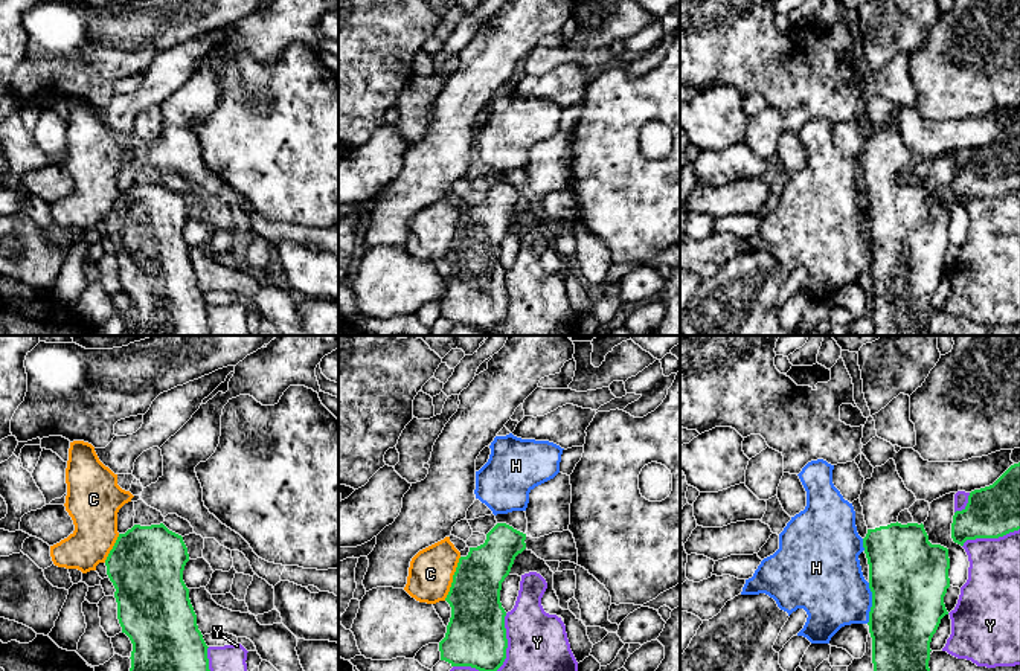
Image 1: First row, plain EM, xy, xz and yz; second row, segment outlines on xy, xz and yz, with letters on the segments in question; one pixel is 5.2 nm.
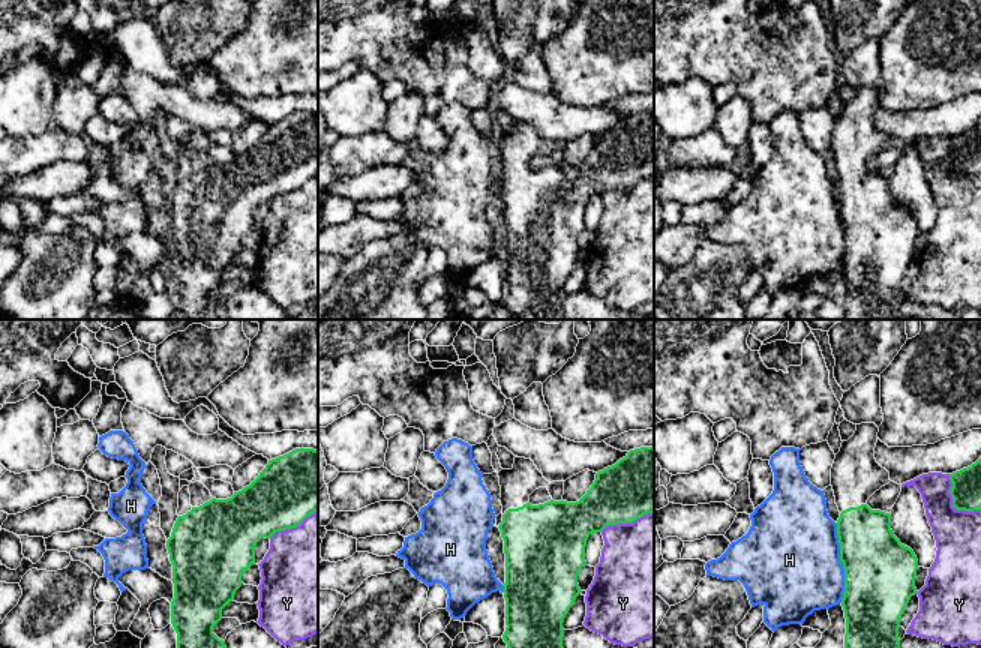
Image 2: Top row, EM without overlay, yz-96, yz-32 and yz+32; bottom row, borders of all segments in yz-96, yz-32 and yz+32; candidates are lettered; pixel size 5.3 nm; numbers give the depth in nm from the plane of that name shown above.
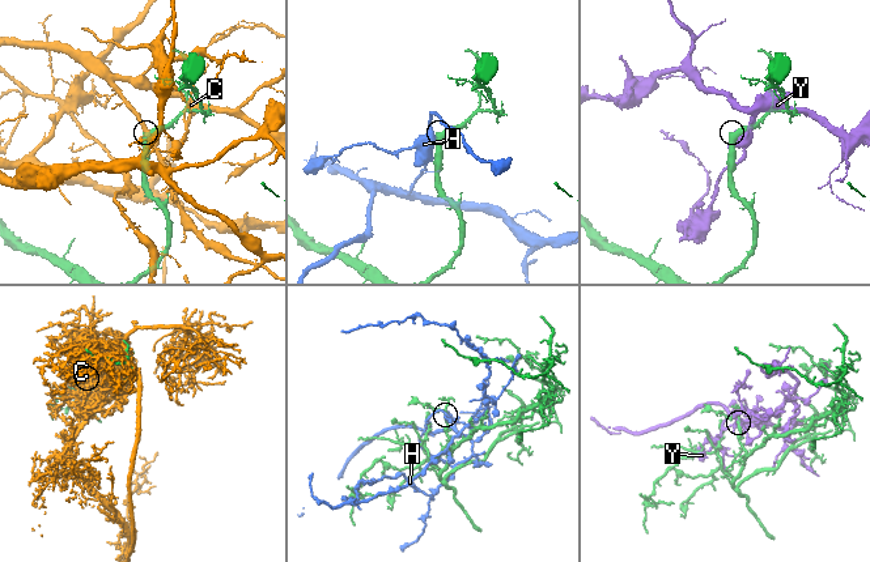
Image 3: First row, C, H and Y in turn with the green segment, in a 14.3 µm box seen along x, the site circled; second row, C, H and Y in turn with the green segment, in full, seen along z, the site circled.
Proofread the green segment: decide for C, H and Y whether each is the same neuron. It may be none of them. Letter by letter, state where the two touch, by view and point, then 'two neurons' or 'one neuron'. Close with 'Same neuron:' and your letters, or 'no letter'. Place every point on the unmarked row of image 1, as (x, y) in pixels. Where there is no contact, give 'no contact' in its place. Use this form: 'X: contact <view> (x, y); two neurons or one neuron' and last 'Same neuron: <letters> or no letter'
C: contact xz (453, 237); two neurons
H: contact yz (872, 261); two neurons
Y: contact yz (990, 195); two neurons
Same neuron: no letter

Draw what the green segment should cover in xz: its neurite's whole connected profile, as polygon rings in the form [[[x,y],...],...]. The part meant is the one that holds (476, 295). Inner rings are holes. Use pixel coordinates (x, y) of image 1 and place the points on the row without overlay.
[[[496,181],[483,203],[460,215],[445,259],[451,276],[439,300],[441,319],[496,331],[506,317],[506,270],[500,261],[502,241],[524,207],[544,220],[578,223],[570,189],[532,197],[506,181]]]

